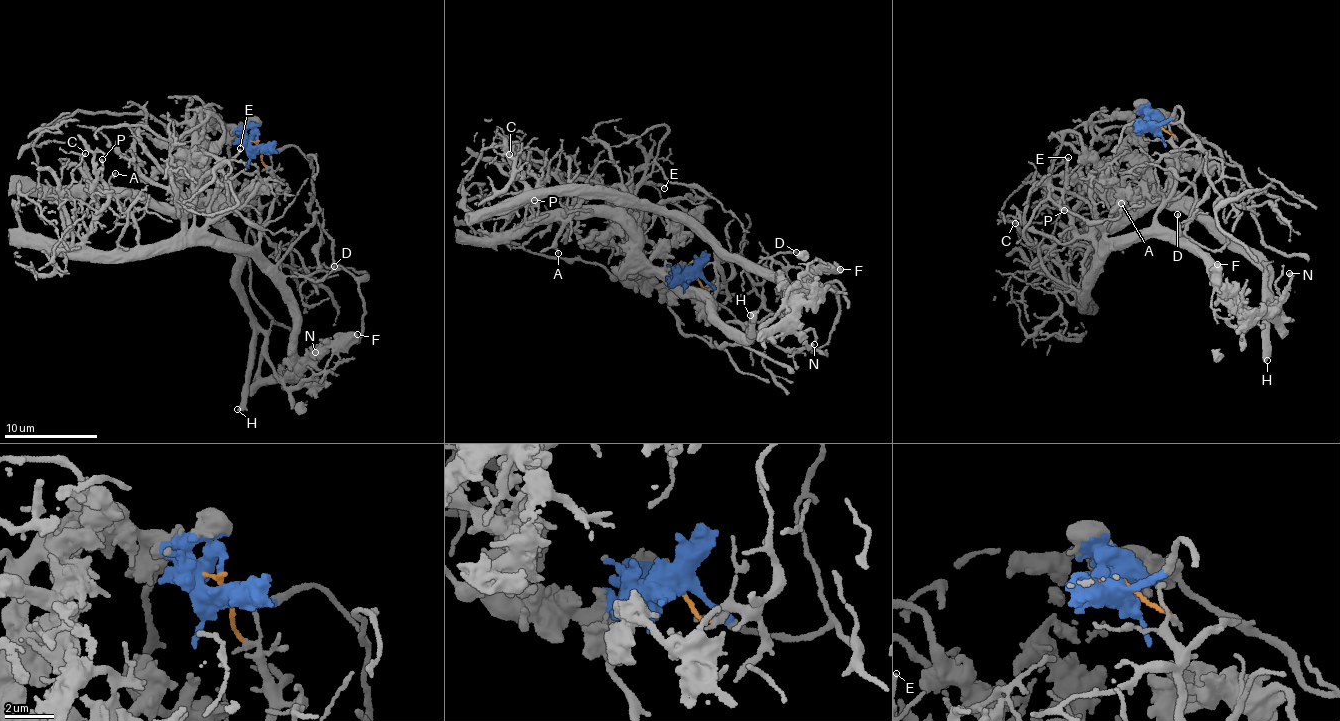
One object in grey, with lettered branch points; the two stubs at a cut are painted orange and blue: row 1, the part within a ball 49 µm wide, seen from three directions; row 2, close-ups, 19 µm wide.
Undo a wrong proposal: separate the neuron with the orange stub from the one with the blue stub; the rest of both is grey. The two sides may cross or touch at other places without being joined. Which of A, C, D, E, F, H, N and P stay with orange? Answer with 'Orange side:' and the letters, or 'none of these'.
Orange side: A, C, D, E, F, N, P

